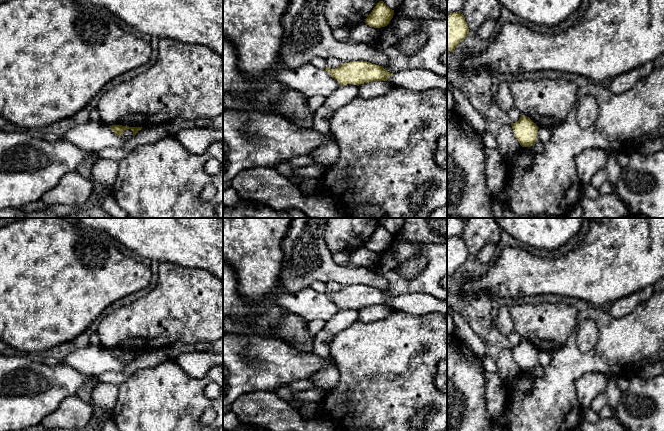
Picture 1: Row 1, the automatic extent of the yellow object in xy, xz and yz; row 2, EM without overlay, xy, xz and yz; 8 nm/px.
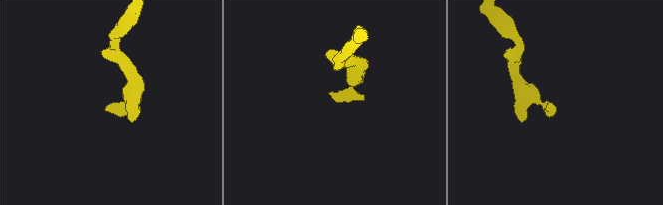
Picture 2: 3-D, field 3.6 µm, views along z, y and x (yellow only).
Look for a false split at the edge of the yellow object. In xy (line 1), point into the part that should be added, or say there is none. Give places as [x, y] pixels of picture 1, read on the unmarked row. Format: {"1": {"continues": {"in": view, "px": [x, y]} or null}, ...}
{"1": {"continues": null}}

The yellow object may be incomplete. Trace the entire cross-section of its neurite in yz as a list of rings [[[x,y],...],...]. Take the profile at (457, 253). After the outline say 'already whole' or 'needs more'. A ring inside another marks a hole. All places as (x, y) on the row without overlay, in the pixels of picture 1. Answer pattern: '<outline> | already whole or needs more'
[[[460,236],[447,238],[447,275],[453,276],[455,272],[469,258],[468,249],[464,239]]] | already whole

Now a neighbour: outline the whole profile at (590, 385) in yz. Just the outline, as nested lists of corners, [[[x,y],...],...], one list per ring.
[[[598,372],[586,373],[577,380],[576,389],[582,410],[590,408],[592,401],[607,391],[608,382],[608,377]]]

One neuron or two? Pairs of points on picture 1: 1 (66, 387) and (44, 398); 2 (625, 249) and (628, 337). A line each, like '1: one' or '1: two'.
1: one
2: two

